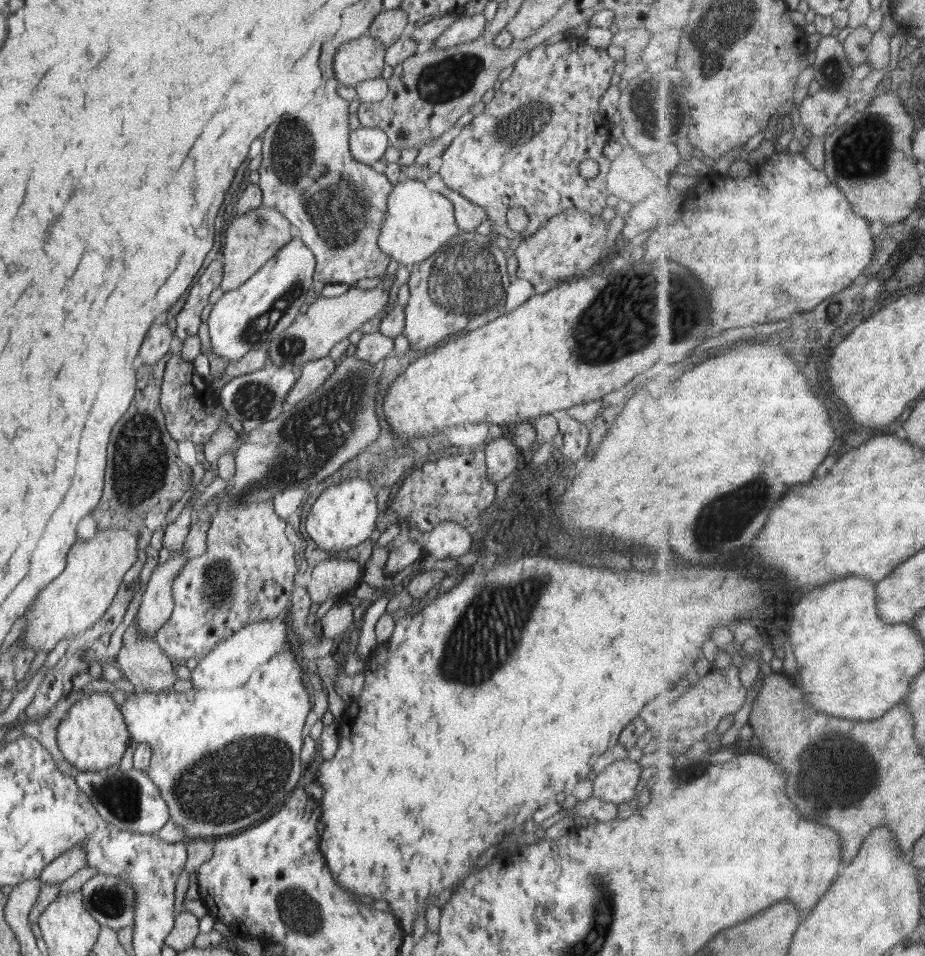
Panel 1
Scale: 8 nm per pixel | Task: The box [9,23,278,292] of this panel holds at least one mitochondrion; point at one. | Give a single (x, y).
(260, 220)

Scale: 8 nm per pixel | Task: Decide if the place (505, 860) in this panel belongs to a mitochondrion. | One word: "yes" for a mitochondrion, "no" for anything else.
no

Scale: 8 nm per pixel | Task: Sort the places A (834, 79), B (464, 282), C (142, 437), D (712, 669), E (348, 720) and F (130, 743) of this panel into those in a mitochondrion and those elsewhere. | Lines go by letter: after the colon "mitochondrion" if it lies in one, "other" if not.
A: other
B: mitochondrion
C: mitochondrion
D: other
E: other
F: other

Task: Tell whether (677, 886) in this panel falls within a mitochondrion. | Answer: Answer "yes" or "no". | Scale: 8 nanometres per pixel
no

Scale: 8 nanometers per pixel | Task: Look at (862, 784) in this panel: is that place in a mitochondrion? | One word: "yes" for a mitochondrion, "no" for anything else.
yes

